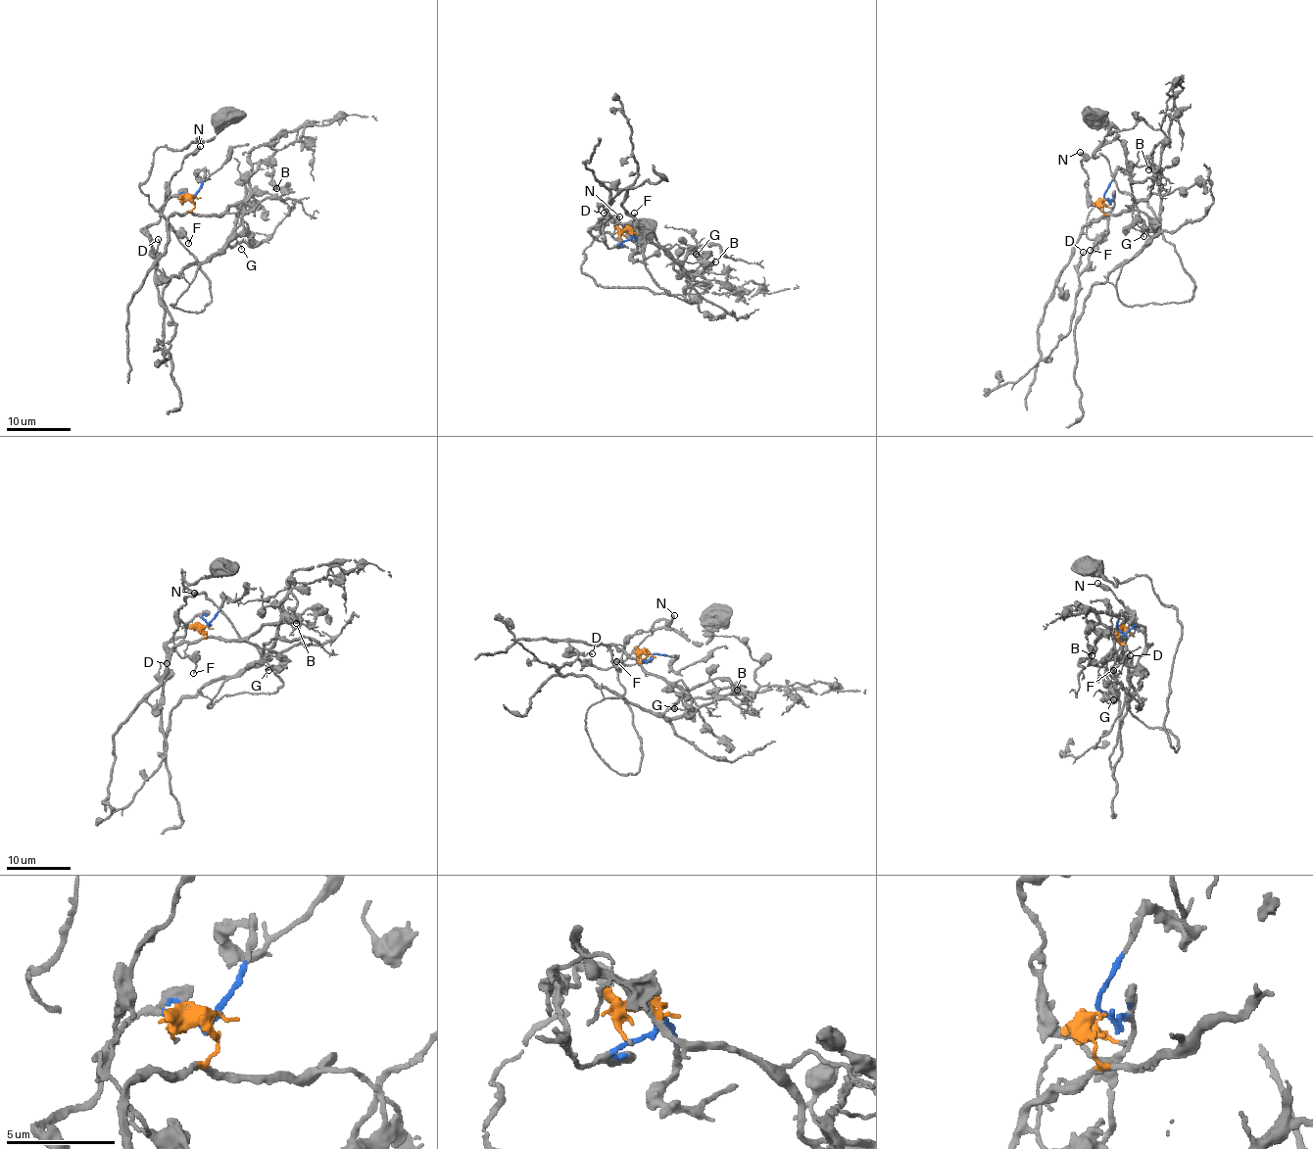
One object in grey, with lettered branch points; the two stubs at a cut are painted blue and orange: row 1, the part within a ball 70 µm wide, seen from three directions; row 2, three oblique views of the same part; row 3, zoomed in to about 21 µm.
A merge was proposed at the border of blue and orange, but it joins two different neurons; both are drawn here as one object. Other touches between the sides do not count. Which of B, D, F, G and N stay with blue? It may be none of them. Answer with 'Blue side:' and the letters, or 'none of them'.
Blue side: D, N

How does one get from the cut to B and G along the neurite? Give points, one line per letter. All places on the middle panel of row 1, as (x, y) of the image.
B: (631, 232), (632, 229), (638, 241), (661, 245), (672, 265), (691, 270), (687, 274), (697, 275), (715, 263)
G: (631, 232), (632, 229), (638, 241), (665, 249), (676, 244), (689, 252), (687, 258), (697, 254)

